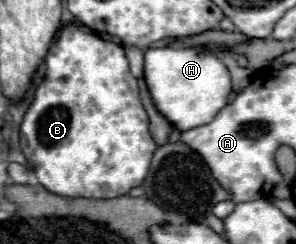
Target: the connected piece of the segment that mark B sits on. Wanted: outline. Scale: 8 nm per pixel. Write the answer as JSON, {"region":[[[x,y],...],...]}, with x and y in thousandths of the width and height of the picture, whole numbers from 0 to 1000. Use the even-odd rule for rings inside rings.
{"region":[[[226,102],[172,184],[152,266],[159,307],[125,357],[118,414],[71,512],[71,611],[125,742],[186,799],[307,816],[409,807],[449,766],[470,766],[503,701],[530,594],[503,545],[503,480],[476,430],[463,324],[436,291],[422,201],[341,160],[328,135],[280,135],[253,102]]]}

